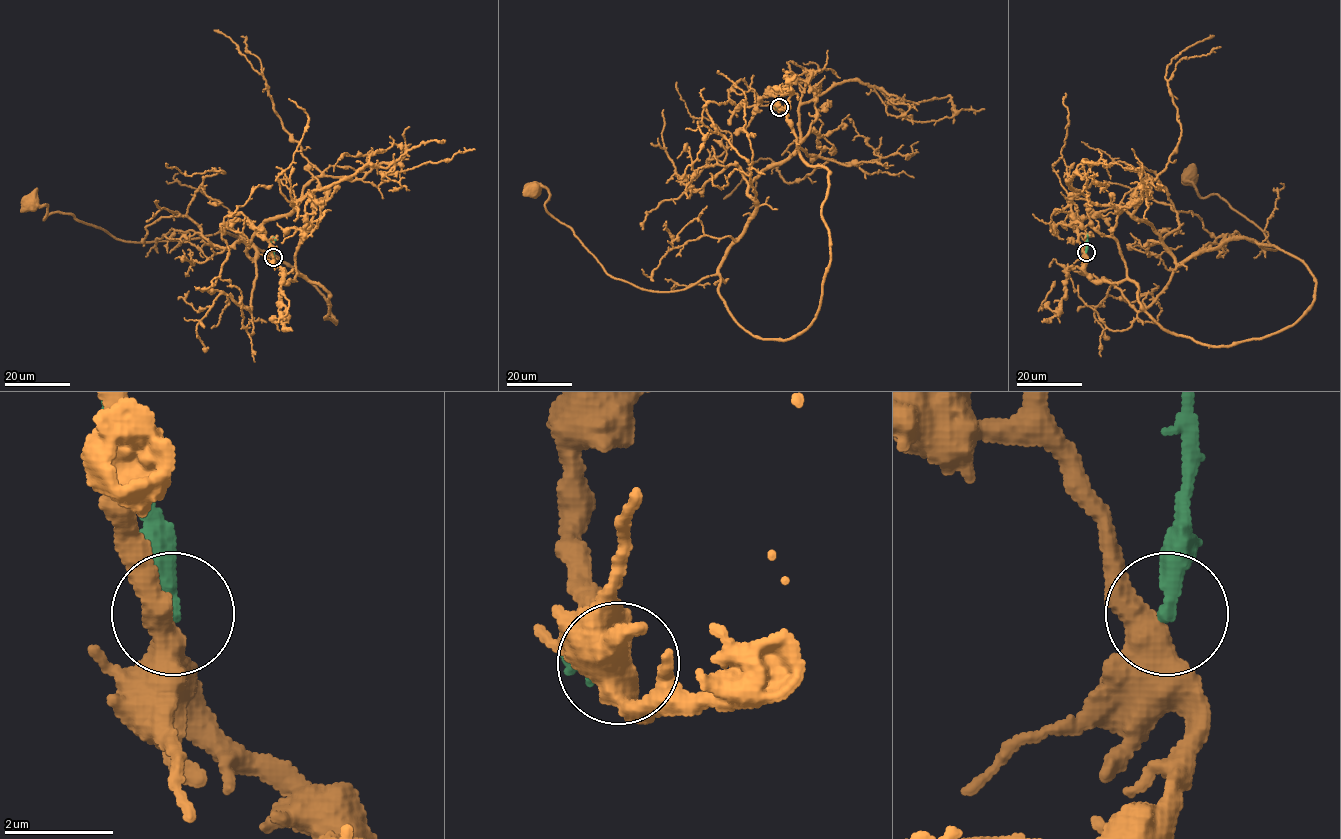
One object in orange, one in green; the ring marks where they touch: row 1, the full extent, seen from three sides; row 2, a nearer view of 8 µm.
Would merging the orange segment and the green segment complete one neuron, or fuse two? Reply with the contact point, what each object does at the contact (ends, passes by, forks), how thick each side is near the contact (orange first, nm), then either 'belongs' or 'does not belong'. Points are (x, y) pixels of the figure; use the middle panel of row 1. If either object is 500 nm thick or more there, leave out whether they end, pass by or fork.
at (779, 107); orange passes by; green ends there; 480 nm thick on the orange side, 340 nm on the other; does not belong

